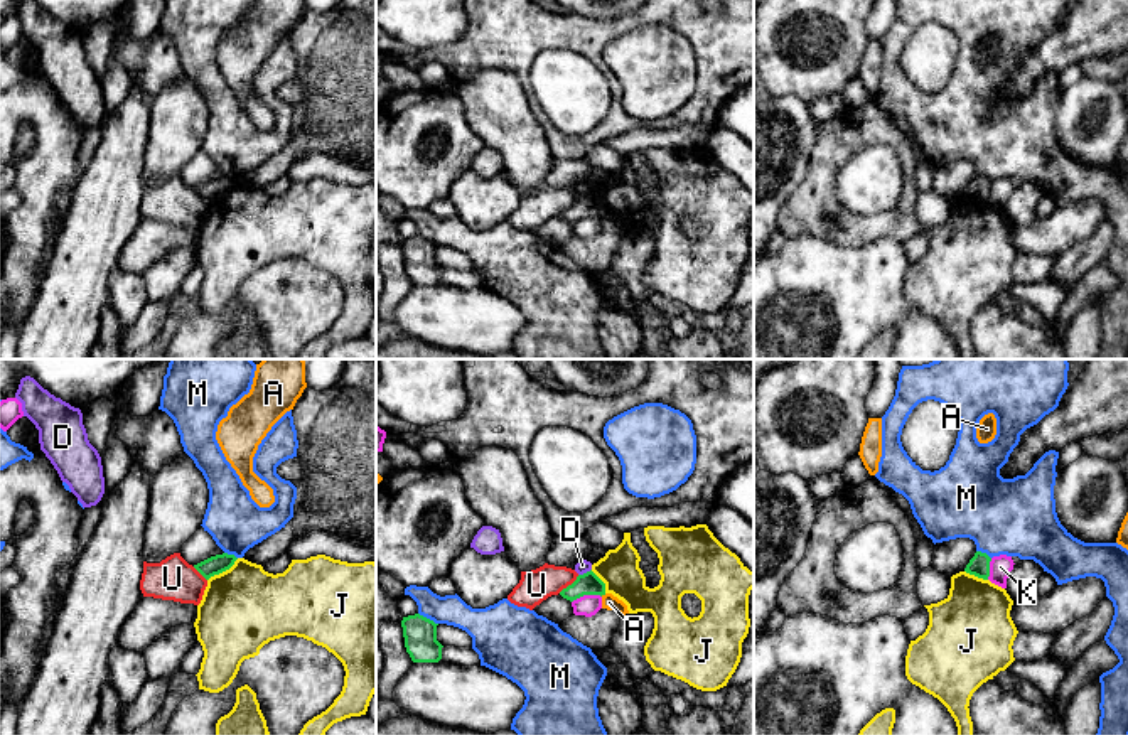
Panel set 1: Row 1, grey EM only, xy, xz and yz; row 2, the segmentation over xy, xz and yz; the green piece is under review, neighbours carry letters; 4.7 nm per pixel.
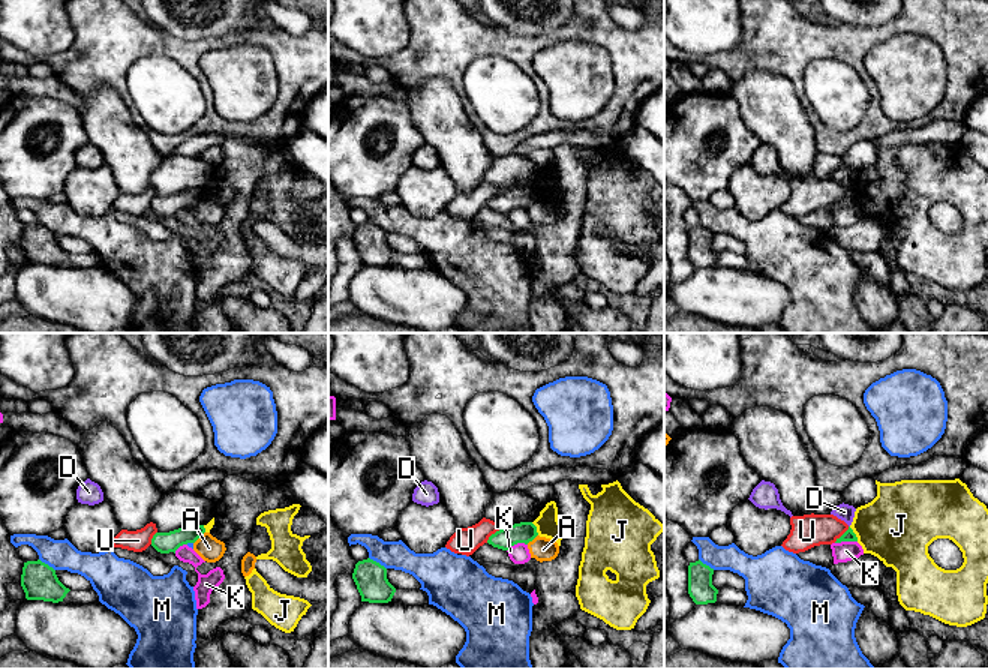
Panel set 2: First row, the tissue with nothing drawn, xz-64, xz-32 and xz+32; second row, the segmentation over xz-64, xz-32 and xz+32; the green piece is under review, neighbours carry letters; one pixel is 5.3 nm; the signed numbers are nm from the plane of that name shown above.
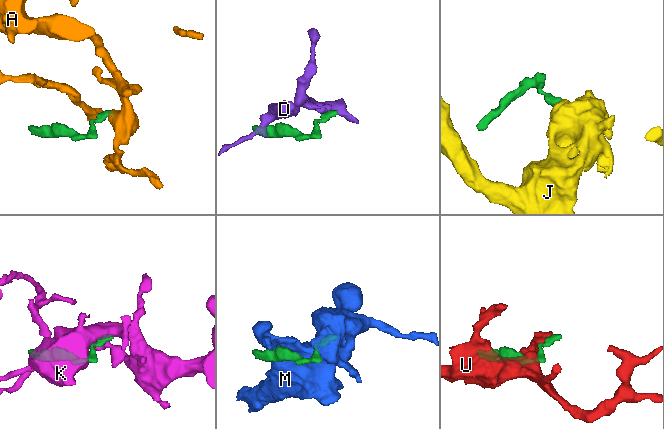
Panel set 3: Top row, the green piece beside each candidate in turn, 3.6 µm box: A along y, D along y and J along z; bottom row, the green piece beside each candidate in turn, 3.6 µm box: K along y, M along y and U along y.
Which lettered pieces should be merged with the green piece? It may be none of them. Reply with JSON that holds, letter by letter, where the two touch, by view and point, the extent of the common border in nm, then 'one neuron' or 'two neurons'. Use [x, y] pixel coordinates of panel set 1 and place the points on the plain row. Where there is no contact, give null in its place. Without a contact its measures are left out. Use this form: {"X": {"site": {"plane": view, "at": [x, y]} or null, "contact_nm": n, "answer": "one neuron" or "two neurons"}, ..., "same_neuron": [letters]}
{"A": {"site": {"plane": "xz", "at": [602, 216]}, "contact_nm": 30, "answer": "two neurons"}, "D": {"site": {"plane": "xz", "at": [584, 196]}, "contact_nm": 70, "answer": "two neurons"}, "J": {"site": {"plane": "xy", "at": [223, 193]}, "contact_nm": 190, "answer": "two neurons"}, "K": {"site": {"plane": "xz", "at": [585, 216]}, "contact_nm": 150, "answer": "two neurons"}, "M": {"site": {"plane": "xz", "at": [429, 241]}, "contact_nm": 110, "answer": "two neurons"}, "U": {"site": {"plane": "xz", "at": [569, 208]}, "contact_nm": 130, "answer": "two neurons"}, "same_neuron": []}

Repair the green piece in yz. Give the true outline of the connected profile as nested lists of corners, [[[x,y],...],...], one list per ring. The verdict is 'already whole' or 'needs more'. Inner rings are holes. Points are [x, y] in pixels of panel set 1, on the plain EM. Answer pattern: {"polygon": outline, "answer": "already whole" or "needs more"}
{"polygon": [[[976,174],[966,187],[964,194],[978,201],[988,202],[991,180],[986,175]]], "answer": "already whole"}

